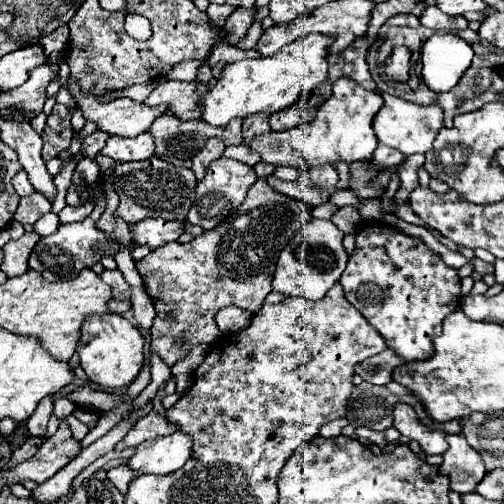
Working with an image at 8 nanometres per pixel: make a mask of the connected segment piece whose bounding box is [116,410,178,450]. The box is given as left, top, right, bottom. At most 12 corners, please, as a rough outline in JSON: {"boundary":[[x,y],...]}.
{"boundary":[[152,410],[116,446],[138,446],[178,430],[166,416]]}

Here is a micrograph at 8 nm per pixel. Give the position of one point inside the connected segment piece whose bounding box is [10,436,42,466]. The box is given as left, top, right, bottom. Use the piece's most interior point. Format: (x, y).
(29, 447)

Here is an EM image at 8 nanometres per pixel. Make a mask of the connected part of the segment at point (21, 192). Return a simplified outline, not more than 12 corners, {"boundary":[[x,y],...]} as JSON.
{"boundary":[[24,170],[14,176],[18,196],[30,196],[34,192]]}

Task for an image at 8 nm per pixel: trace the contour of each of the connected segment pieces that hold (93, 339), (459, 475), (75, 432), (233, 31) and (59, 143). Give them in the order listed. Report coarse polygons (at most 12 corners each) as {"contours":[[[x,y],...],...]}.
{"contours":[[[120,314],[92,316],[76,348],[90,382],[128,386],[142,334]],[[450,434],[438,472],[454,492],[472,492],[486,474],[480,454]],[[66,416],[74,438],[84,438],[88,426],[76,420],[74,416]],[[236,8],[224,30],[234,46],[254,22],[254,10]],[[54,104],[42,132],[44,162],[70,146],[70,110]]]}

